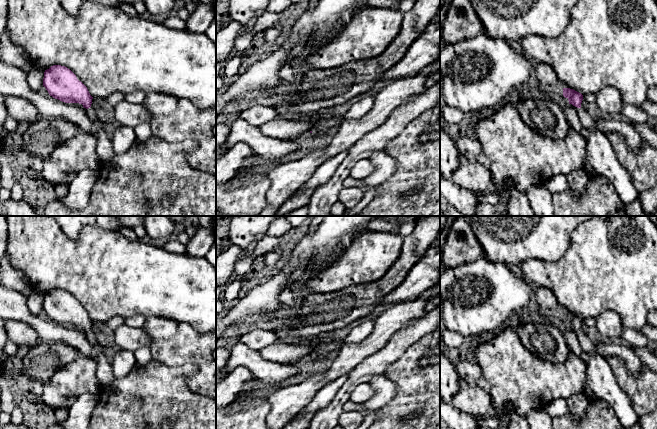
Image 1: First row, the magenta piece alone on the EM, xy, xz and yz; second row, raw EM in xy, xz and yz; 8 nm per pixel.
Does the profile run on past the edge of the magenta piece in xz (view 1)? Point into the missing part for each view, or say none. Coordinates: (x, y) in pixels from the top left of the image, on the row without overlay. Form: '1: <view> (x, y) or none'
1: none

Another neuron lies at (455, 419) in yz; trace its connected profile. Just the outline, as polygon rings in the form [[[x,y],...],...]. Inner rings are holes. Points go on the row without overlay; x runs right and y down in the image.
[[[440,398],[440,419],[451,429],[478,429],[476,419]]]

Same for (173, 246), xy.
[[[169,240],[163,249],[174,254],[186,254],[186,246],[178,240]]]

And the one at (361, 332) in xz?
[[[368,320],[354,327],[343,339],[345,343],[360,343],[366,340],[373,332],[375,321]]]

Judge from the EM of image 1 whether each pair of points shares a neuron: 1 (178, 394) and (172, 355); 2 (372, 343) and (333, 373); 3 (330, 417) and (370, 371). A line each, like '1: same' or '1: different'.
1: different
2: same
3: same

